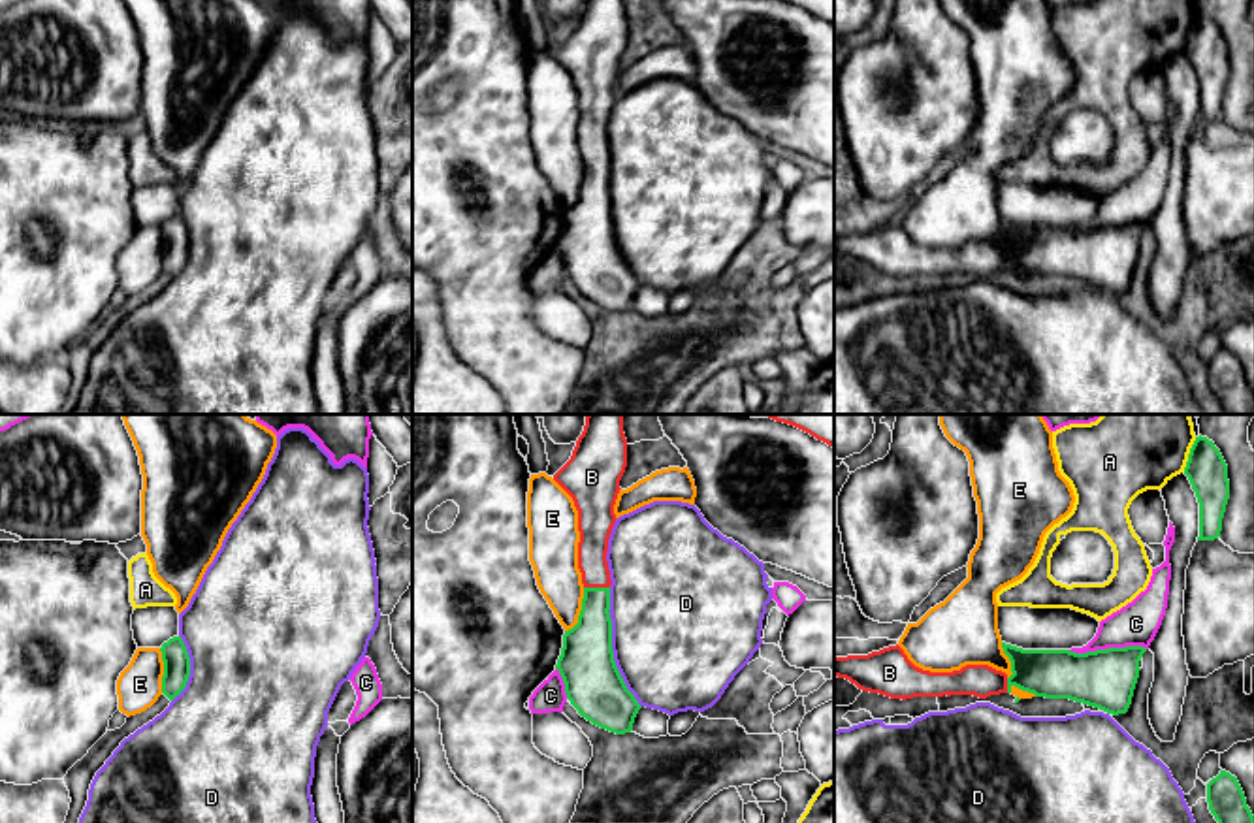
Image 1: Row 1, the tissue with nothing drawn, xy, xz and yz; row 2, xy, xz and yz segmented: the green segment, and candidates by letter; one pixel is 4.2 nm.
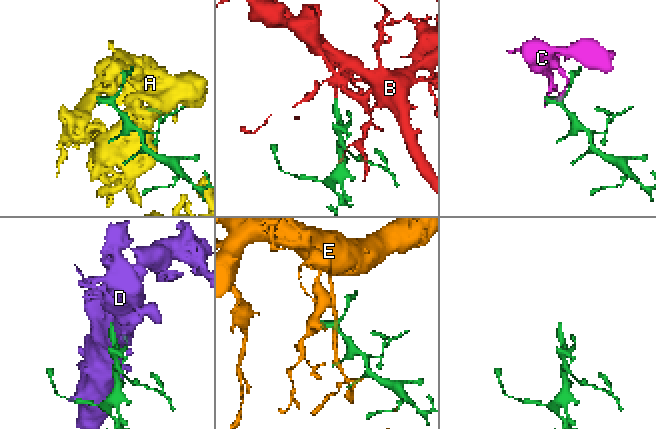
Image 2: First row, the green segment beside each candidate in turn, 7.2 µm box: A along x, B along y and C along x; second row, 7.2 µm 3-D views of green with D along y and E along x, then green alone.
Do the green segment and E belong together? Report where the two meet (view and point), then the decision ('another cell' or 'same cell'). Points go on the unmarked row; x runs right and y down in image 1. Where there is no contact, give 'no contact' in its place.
xz (580, 189) | another cell

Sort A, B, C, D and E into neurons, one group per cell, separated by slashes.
A / B / C / D / E

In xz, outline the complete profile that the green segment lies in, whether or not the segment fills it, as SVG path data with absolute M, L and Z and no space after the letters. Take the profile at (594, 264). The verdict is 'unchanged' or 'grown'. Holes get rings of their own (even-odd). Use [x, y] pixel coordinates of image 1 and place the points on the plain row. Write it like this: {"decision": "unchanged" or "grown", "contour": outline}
{"decision": "grown", "contour": "M586 0L571 38L554 58L578 89L578 147L584 177L578 202L565 209L555 247L582 296L616 313L633 309L642 286L627 267L612 230L608 117L627 45L623 0Z"}

